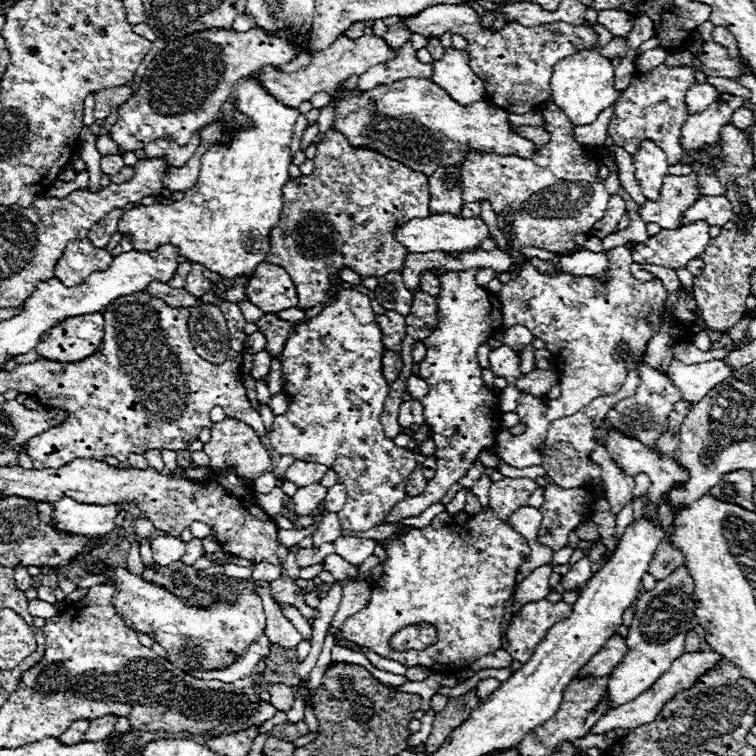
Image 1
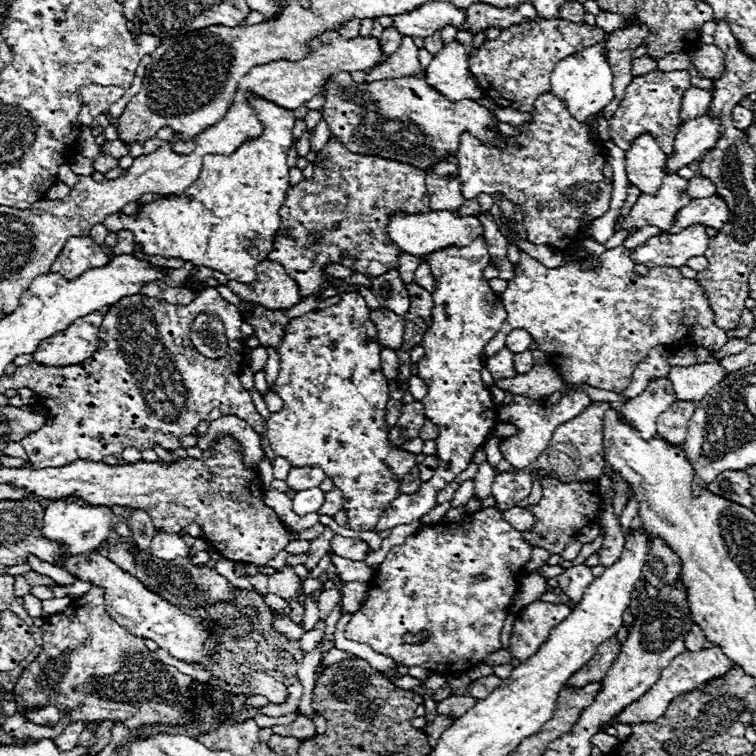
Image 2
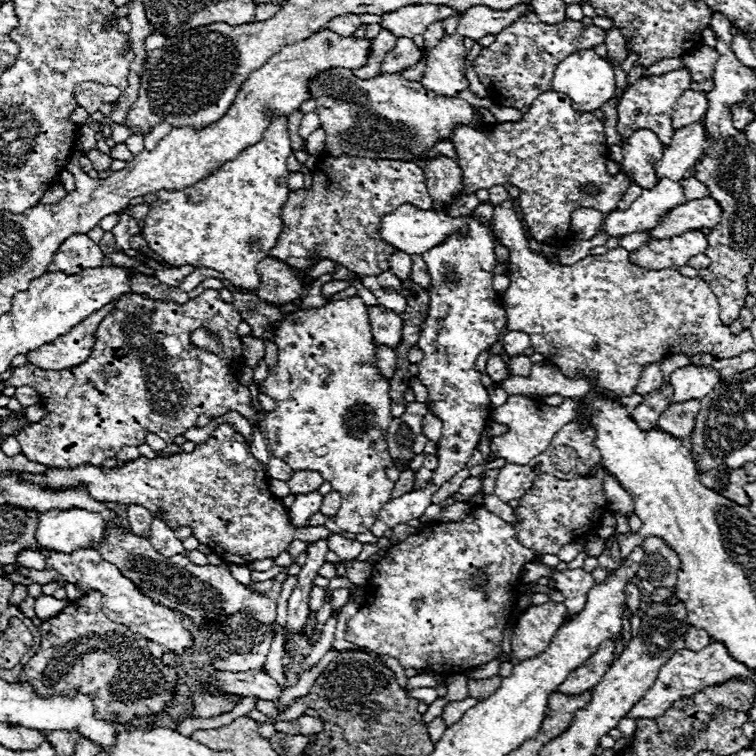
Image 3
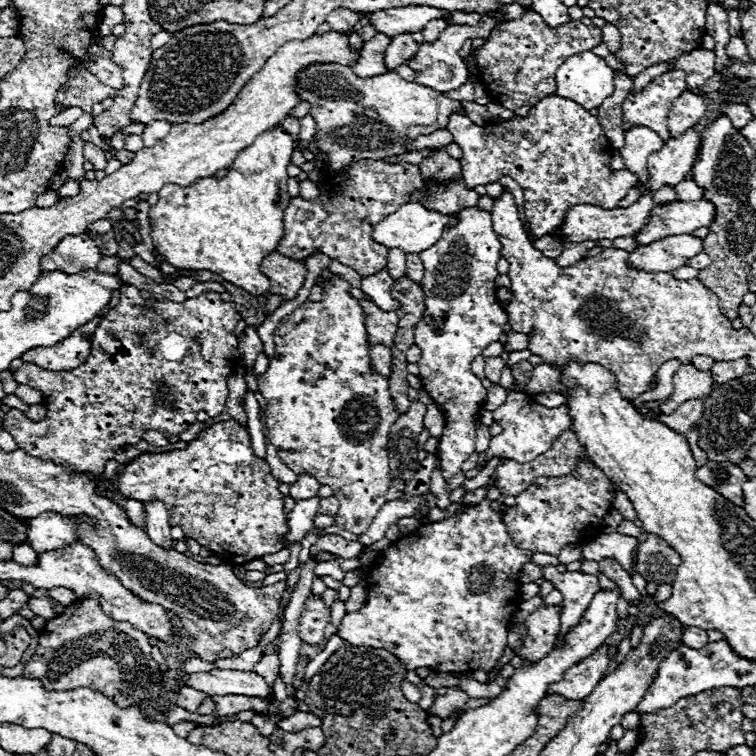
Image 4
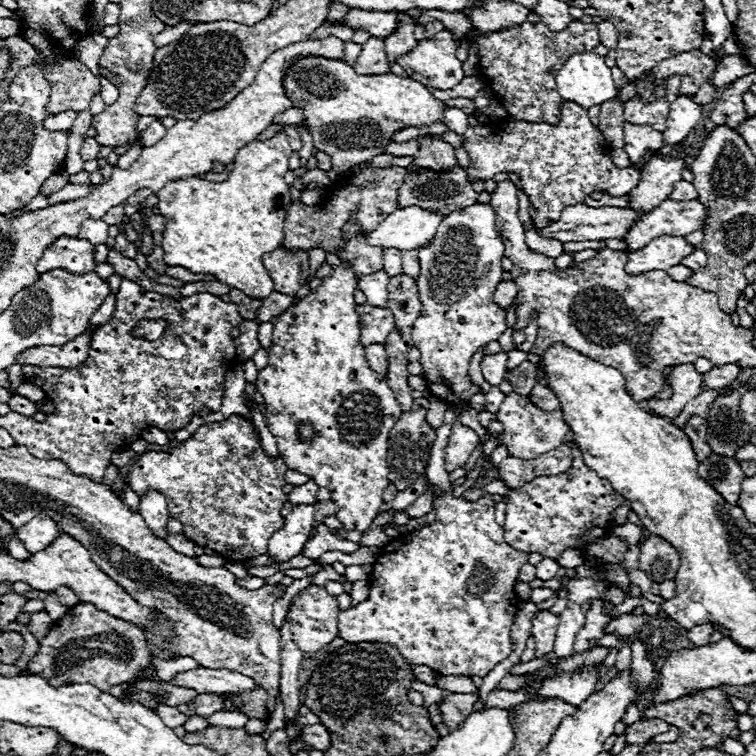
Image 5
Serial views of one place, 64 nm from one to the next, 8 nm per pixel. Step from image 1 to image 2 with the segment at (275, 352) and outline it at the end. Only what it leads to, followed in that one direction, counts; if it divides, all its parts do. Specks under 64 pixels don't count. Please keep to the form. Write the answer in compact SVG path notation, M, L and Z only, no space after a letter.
M250 302L252 312L244 314L244 320L254 328L256 338L260 340L262 346L280 346L280 340L284 336L284 328L288 324L288 318L284 316L284 312L276 312L276 310L268 310L264 306L258 306L254 302Z

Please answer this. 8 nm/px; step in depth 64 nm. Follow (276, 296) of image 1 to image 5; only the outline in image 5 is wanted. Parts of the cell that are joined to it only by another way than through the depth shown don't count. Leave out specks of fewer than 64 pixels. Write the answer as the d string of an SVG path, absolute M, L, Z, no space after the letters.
M284 246L263 256L263 264L274 282L274 290L286 296L294 296L308 280L310 262L308 252L290 252Z

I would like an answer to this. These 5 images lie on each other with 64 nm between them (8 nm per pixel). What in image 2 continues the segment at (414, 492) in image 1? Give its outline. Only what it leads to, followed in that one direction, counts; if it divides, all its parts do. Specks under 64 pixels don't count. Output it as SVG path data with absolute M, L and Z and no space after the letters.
M414 466L410 472L408 472L408 476L404 476L404 482L400 482L400 492L404 492L404 494L414 494L414 492L418 492L418 488L420 488L420 474L418 474L418 466Z

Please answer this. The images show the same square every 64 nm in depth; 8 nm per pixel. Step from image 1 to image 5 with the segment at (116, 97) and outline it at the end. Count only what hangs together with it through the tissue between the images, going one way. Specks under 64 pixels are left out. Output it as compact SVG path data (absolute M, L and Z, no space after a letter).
M64 58L46 66L50 82L50 98L46 104L46 114L56 116L68 110L86 110L96 90L100 90L98 78L78 60Z

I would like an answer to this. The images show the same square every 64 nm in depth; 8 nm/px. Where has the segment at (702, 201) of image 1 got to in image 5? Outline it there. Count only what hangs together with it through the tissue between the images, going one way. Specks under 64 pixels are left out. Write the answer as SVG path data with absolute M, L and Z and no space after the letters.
M664 200L630 226L628 236L624 236L626 252L636 252L660 236L688 236L690 232L700 230L704 220L706 208L700 202Z

